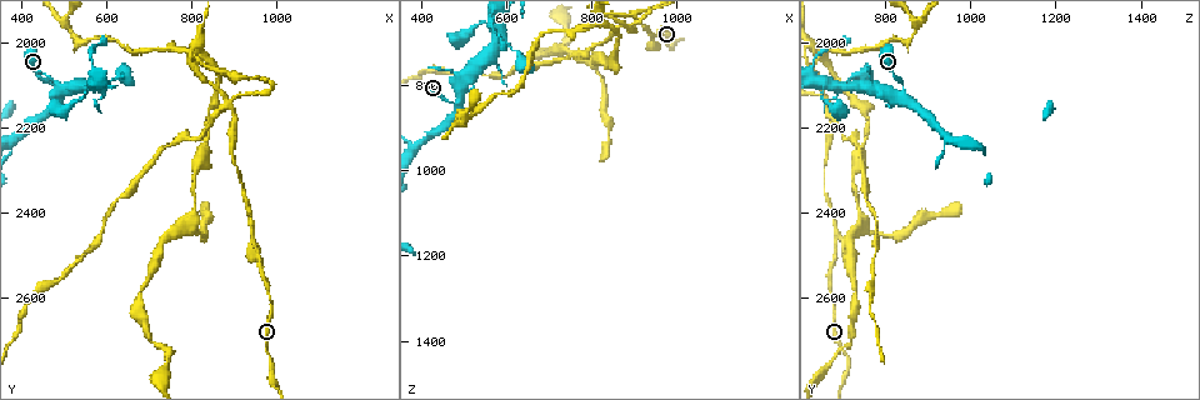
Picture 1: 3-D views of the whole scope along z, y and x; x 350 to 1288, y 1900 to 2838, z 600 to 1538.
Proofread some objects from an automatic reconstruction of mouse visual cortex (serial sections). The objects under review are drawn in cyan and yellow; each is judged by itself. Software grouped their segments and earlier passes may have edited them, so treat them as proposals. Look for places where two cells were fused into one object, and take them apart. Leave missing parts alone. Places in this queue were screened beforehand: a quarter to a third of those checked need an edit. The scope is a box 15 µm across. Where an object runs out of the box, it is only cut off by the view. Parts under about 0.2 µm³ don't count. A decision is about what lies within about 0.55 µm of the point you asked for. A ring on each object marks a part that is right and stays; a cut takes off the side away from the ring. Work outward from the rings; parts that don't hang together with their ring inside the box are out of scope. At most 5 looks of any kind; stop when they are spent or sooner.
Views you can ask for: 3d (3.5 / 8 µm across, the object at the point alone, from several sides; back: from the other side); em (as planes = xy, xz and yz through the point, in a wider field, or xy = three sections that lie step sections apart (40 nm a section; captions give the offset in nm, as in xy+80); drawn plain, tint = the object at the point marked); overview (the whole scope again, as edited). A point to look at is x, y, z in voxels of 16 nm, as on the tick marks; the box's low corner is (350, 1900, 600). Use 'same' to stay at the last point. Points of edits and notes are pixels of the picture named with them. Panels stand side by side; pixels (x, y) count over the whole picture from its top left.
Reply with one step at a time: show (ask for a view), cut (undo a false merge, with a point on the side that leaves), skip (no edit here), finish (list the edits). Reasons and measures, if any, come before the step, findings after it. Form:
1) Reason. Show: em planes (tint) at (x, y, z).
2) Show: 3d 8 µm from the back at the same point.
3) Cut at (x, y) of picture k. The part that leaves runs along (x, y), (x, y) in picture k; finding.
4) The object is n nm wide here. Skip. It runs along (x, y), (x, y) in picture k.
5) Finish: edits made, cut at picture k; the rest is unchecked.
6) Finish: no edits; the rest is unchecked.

Sudden change in width. Show: 3d 3.5 µm from the back at (485, 2120, 835).

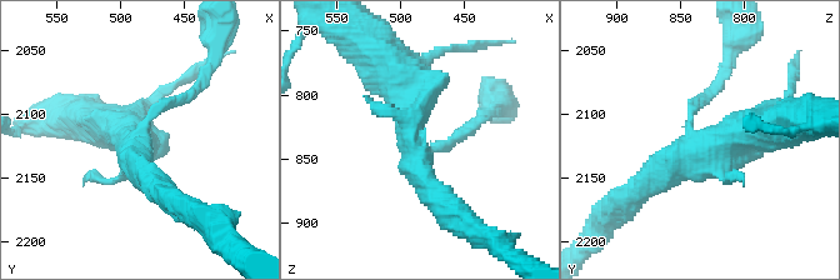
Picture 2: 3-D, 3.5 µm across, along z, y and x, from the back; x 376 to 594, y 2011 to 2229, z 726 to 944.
Show: em xy step 3 (tint) at (484, 2120, 842).

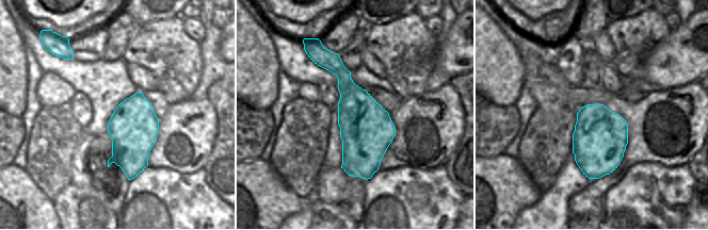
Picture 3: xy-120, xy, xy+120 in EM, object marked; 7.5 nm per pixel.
Skip. It runs along (320, 50), (364, 122), (368, 176) in picture 3; continuous, no second cell.

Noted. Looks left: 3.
Show: em planes (tint) at (890, 2140, 670).

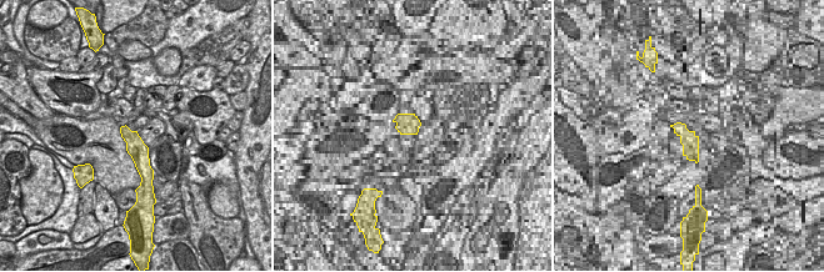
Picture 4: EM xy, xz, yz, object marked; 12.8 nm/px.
Show: 3d 3.5 µm at the same point.

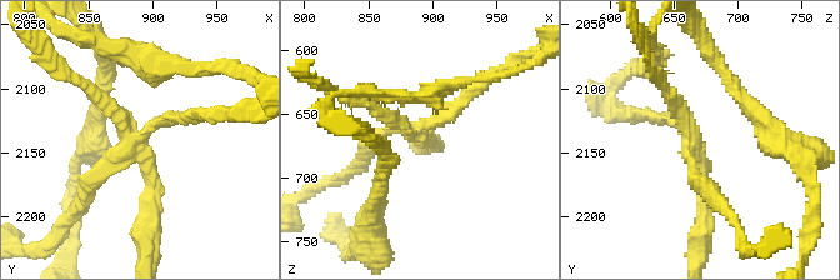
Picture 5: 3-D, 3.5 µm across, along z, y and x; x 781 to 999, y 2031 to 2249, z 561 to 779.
The arms are 150, 200, 200, 250 nm wide. Cut at (323, 114) of picture 5. A second cell is stuck on.

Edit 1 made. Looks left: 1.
Finish: edits made, cut at picture 5; the rest is unchecked.

